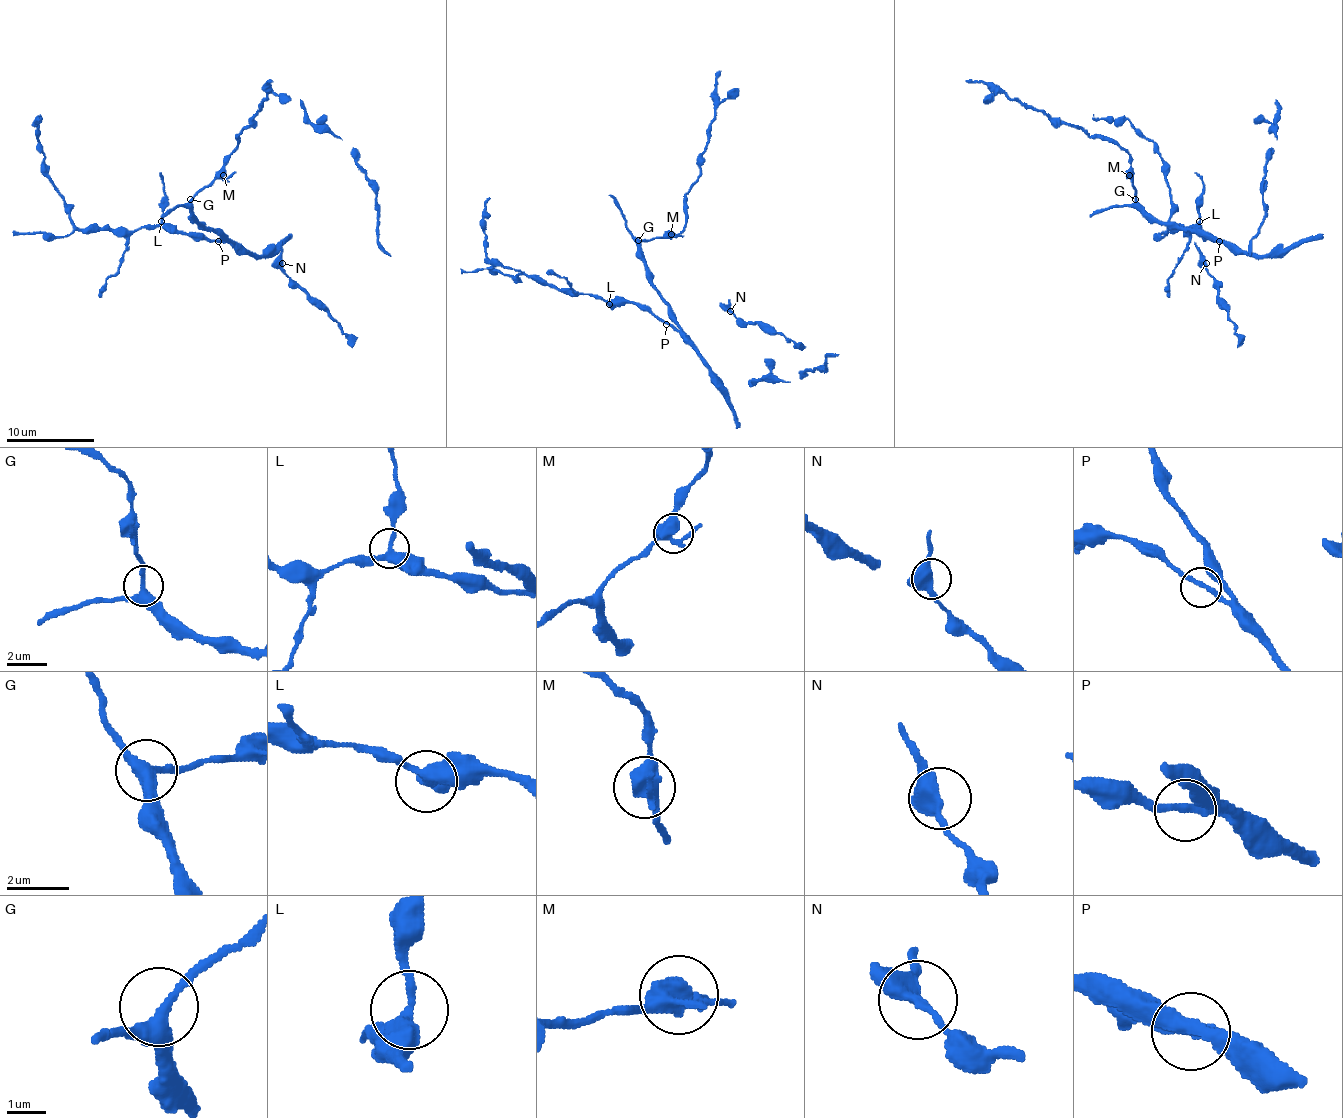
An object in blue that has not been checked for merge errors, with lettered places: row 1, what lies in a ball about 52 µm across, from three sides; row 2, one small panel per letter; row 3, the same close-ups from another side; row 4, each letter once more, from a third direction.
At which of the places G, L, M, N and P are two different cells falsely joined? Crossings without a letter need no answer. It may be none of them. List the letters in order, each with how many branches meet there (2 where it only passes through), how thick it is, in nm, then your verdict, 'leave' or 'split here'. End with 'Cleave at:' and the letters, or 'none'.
G: 3 | 320 nm | leave
L: 3 | 300 nm | leave
M: 3 | 440 nm | leave
N: 3 | 380 nm | leave
P: 2 | 240 nm | leave
Cleave at: none

